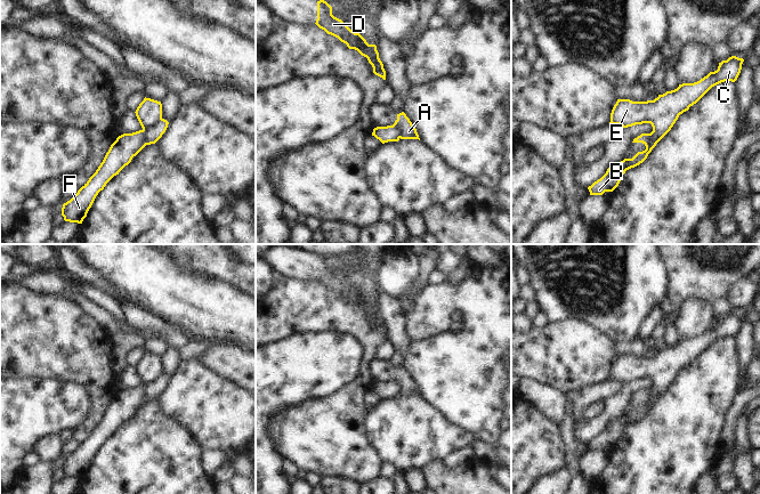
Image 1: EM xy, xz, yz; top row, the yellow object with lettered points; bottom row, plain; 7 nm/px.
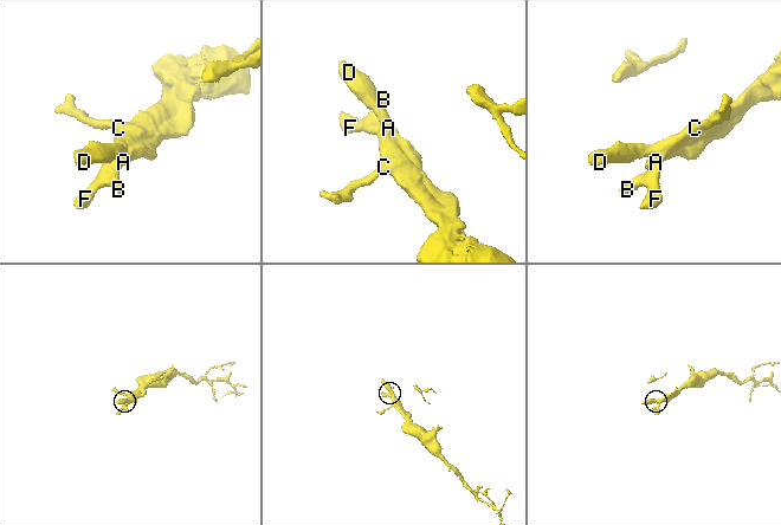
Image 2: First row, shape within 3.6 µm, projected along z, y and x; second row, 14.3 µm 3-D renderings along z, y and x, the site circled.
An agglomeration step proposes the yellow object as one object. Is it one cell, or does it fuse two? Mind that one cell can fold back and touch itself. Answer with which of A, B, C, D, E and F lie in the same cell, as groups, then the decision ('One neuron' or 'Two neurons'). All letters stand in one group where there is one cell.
Groups: A / B C D E F. Two neurons

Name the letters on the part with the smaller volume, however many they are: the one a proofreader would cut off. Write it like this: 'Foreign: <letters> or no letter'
Foreign: A

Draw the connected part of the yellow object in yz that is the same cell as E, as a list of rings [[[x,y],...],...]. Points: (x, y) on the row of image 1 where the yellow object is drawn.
[[[736,56],[719,63],[718,70],[694,83],[682,83],[674,90],[658,95],[654,100],[632,102],[617,99],[611,113],[609,124],[623,128],[650,123],[653,141],[650,146],[638,152],[632,159],[624,159],[608,168],[606,173],[588,187],[590,195],[603,195],[613,192],[626,170],[642,163],[656,144],[671,130],[679,115],[696,104],[712,87],[725,82],[735,82],[741,73],[744,59]]]

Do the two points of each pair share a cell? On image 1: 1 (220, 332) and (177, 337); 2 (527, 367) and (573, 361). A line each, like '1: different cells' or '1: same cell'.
1: different cells
2: same cell

